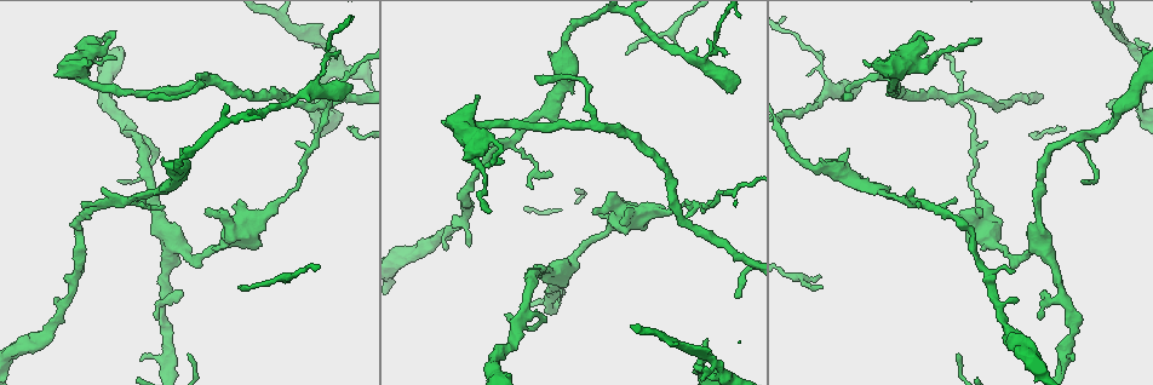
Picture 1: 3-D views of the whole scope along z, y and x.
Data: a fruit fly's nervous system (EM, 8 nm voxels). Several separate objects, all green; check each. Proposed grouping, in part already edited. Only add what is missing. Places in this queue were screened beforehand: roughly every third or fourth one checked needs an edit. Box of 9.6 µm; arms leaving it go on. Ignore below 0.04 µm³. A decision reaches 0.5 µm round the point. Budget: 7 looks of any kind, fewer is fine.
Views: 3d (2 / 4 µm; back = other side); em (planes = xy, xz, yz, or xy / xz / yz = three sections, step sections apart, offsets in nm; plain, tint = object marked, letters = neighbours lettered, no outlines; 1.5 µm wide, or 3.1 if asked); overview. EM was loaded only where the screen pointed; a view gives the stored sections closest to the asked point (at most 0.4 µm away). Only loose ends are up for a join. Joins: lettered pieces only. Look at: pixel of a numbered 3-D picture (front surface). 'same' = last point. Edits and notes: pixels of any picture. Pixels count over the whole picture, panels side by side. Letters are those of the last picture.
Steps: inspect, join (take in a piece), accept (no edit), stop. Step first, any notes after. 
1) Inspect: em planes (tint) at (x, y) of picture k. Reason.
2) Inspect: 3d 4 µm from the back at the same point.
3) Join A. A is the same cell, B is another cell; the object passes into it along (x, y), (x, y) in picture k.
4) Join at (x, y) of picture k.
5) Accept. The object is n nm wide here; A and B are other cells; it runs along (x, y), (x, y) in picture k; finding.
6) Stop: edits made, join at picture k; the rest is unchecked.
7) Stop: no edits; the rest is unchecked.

Inspect: 3d 4 µm at (550, 172) of picture 1. Thin end.

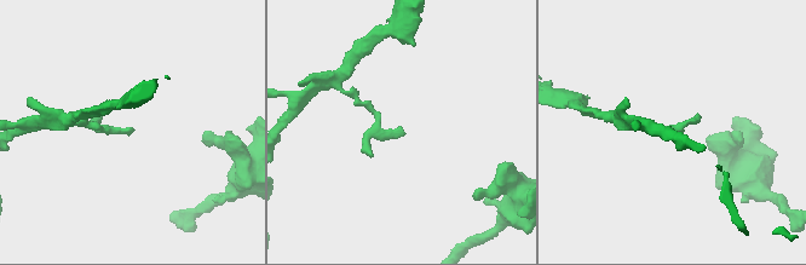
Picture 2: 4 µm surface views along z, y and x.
Inspect: em yz step 8 (tint) at (402, 132) of picture 2.

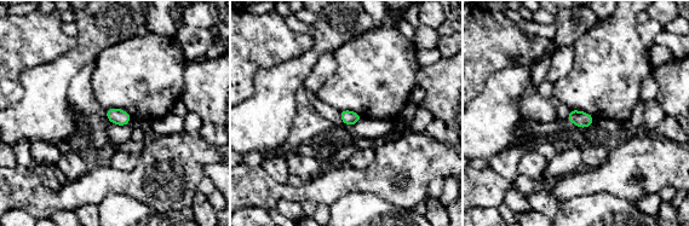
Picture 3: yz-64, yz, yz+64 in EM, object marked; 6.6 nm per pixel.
Inspect: em planes (letters) at the same point. Another direction.

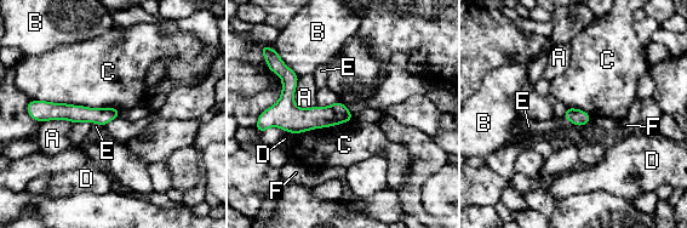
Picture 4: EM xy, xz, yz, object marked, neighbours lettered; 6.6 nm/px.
Accept. The object is 110 nm wide here; A, B, C, D, E and F are other cells; it runs along (349, 117), (270, 120) in picture 4; no lettered piece goes on from it.

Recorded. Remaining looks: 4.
Inspect: em yz step 4 (tint) at (89, 62) of picture 1. Free end.

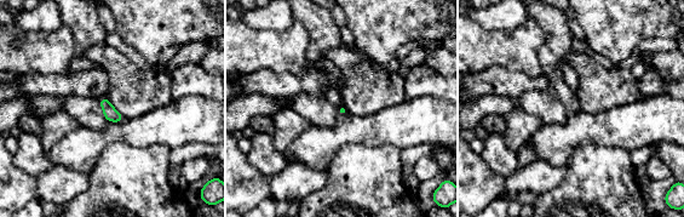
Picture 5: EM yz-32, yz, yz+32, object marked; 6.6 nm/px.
Inspect: em planes (letters) at the same point.

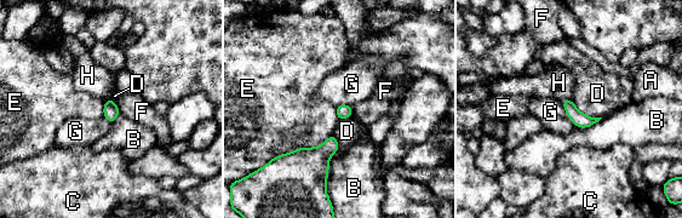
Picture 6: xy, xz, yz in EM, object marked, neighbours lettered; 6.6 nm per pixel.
Accept. A, B, C, D, E, F, G and H are other cells; a border runs along (332, 133), (317, 145), (270, 159) in picture 6; no lettered piece goes on from it.

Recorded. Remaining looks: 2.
Inspect: 3d 2 µm from the back at (491, 212) of picture 1. Tapers out.

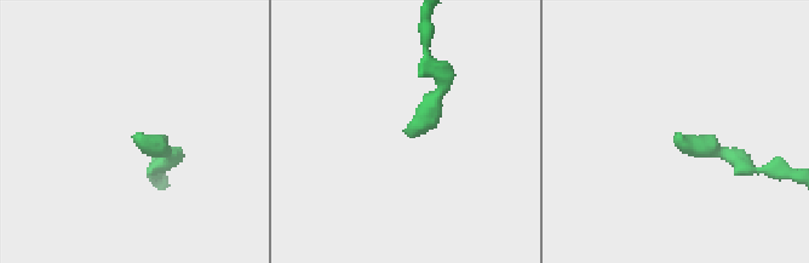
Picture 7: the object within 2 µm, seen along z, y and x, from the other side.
Inspect: em planes (letters) at (404, 130) of picture 7.

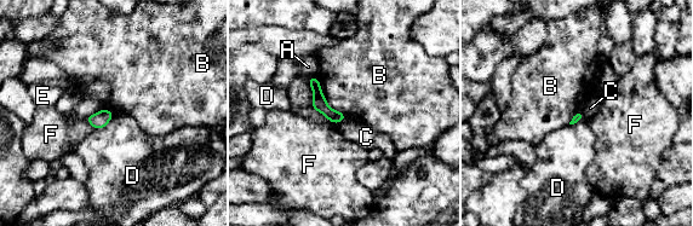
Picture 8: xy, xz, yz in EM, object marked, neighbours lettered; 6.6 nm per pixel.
Accept. A, B, C, D, E and F are other cells; no lettered piece goes on from it.

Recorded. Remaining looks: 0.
Stop: no edits; the rest is unchecked.

